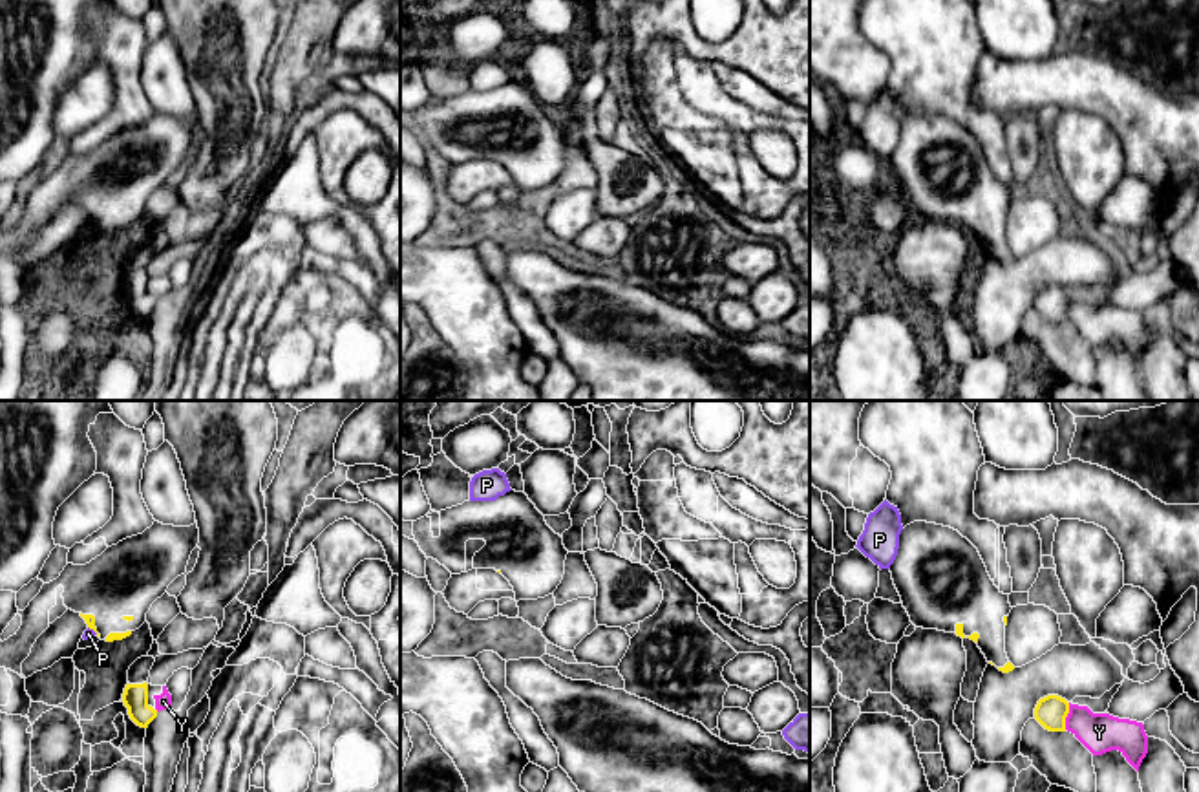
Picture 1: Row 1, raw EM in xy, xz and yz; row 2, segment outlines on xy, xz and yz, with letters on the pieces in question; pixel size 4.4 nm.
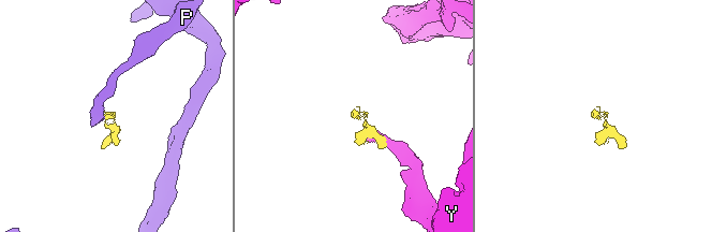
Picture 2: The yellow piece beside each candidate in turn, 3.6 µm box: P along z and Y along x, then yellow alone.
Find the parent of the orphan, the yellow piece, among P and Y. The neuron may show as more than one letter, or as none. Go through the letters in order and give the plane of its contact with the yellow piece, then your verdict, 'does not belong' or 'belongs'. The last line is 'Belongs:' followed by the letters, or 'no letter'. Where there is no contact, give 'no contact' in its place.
P: meets yellow in xy; does not belong
Y: meets yellow in yz; does not belong
Belongs: no letter

